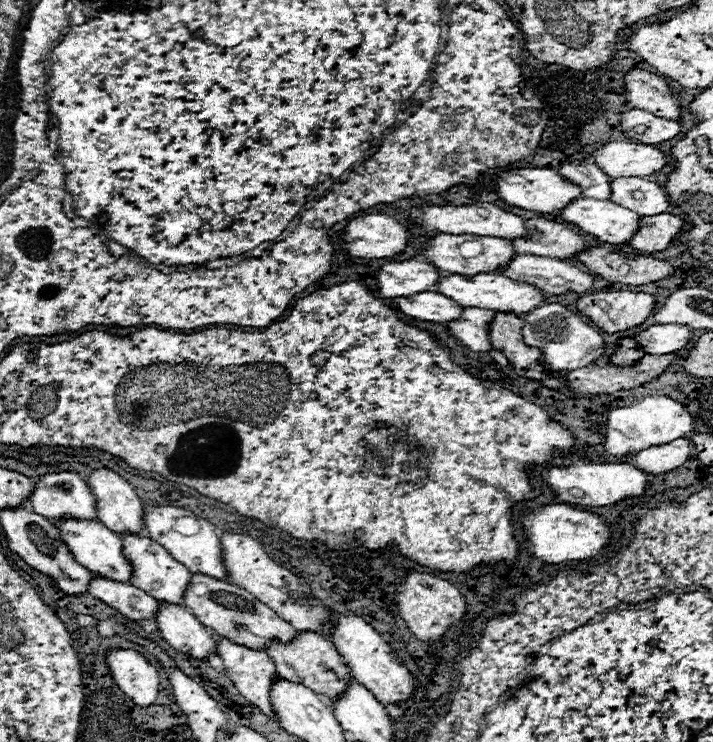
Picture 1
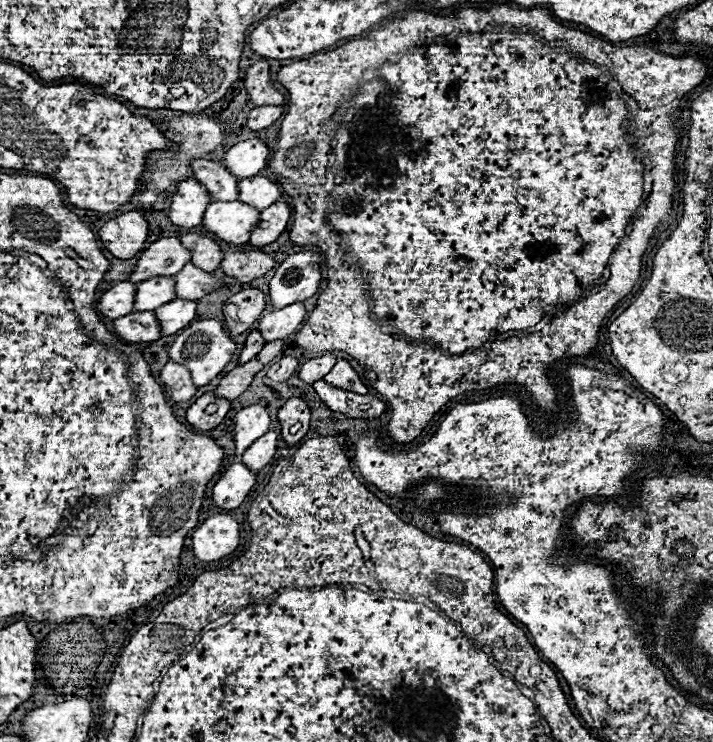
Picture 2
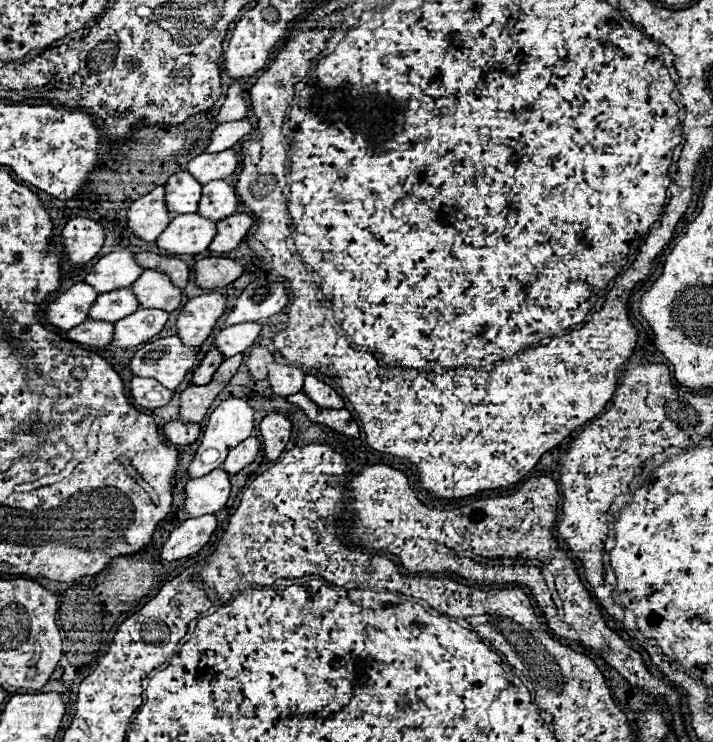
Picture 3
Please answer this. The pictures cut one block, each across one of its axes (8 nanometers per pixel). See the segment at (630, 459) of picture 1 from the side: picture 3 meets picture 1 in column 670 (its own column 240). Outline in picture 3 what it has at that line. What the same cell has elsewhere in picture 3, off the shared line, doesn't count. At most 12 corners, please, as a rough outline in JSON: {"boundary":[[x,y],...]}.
{"boundary":[[250,436],[236,448],[220,468],[238,474],[254,462],[260,450],[258,438]]}

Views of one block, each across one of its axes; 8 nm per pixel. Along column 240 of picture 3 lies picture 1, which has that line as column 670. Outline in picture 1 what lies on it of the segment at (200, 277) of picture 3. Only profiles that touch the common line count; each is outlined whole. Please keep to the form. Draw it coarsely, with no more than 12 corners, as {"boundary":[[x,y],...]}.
{"boundary":[[612,246],[576,254],[590,272],[622,284],[648,284],[674,268]]}

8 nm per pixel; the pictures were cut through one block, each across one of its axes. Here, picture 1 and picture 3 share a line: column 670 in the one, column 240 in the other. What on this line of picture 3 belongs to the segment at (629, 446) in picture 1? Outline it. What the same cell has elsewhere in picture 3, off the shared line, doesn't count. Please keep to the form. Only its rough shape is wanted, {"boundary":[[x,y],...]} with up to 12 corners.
{"boundary":[[242,398],[224,400],[204,426],[190,478],[226,460],[252,434],[254,412]]}

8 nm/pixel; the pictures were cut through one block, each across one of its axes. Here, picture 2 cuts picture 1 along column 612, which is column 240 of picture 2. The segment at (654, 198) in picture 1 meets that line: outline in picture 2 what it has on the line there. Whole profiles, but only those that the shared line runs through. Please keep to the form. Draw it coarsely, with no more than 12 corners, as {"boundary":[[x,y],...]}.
{"boundary":[[266,176],[242,178],[238,200],[268,208],[282,196]]}

